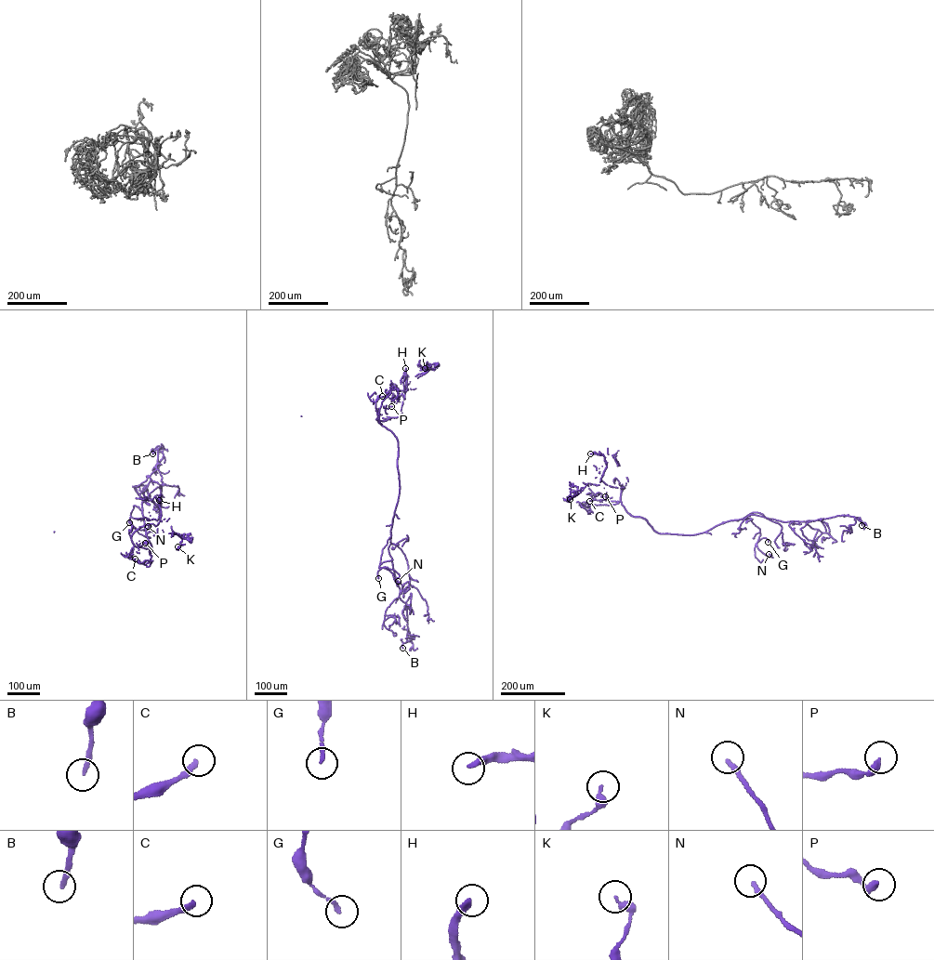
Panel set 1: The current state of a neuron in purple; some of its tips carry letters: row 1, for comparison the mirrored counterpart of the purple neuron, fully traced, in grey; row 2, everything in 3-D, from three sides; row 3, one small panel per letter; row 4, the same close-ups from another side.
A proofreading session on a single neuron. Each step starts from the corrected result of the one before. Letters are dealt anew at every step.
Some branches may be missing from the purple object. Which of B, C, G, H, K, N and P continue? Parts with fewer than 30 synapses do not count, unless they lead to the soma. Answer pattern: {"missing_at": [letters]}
{"missing_at": ["C", "H"]}

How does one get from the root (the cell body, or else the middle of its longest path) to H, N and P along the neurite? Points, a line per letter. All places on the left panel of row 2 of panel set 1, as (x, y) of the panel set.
H: (147, 537), (150, 554), (151, 545), (136, 546), (131, 536), (145, 525), (158, 524), (159, 500)
N: (147, 537), (142, 509), (134, 506), (129, 518), (132, 524), (144, 531), (148, 526)
P: (147, 537), (150, 554), (151, 545), (149, 548), (134, 545), (130, 553), (138, 548), (139, 541), (145, 543)

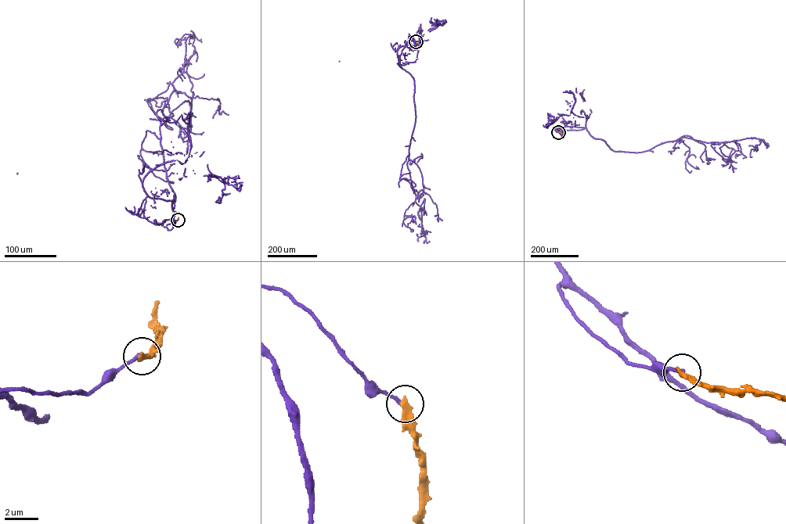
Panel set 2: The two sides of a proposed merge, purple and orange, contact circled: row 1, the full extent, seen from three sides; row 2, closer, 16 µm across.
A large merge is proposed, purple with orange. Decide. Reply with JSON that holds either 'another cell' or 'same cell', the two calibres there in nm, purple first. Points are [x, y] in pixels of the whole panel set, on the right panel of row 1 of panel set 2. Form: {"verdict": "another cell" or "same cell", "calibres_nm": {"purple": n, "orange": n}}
{"verdict": "another cell", "calibres_nm": {"purple": 200, "orange": 400}}

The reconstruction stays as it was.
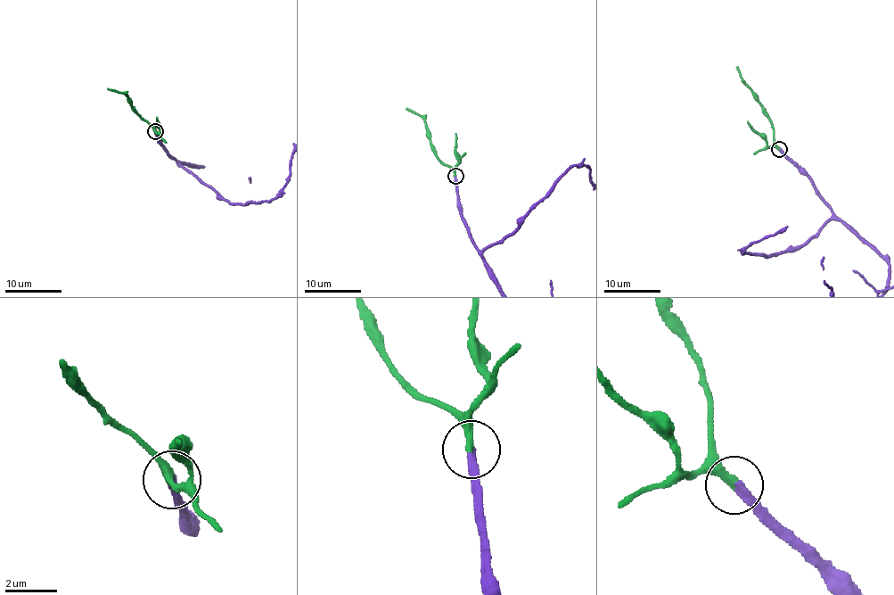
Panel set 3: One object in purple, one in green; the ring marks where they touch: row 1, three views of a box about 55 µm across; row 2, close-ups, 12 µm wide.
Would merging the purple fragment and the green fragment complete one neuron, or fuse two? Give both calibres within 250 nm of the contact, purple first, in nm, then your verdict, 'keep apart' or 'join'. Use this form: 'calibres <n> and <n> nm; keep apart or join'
calibres 360 and 360 nm; join

